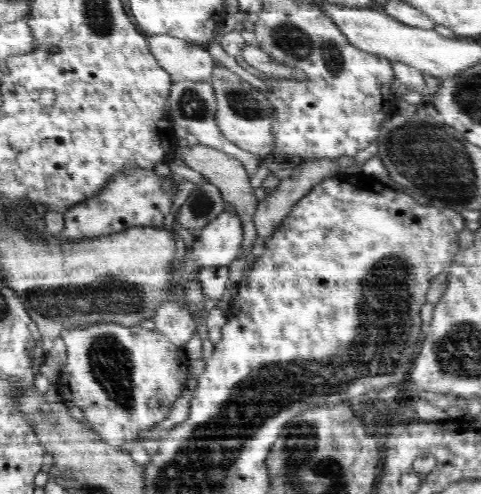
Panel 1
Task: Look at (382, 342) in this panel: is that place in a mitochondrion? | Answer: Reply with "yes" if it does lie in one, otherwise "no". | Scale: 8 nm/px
yes

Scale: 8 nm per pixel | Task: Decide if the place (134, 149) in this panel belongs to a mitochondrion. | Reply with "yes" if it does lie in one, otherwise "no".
no

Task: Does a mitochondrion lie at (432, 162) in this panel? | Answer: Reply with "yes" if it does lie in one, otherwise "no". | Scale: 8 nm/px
yes

